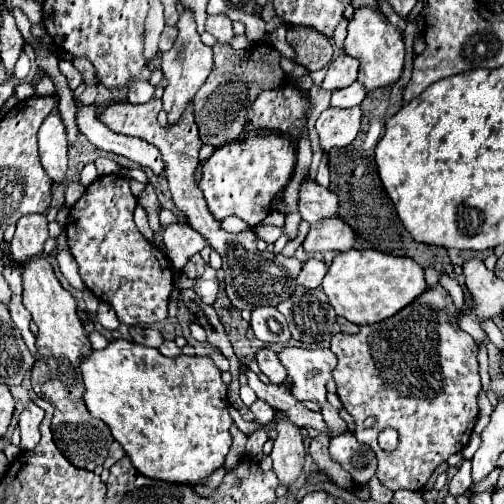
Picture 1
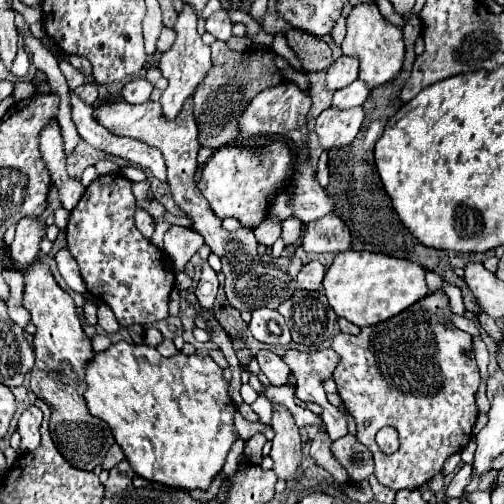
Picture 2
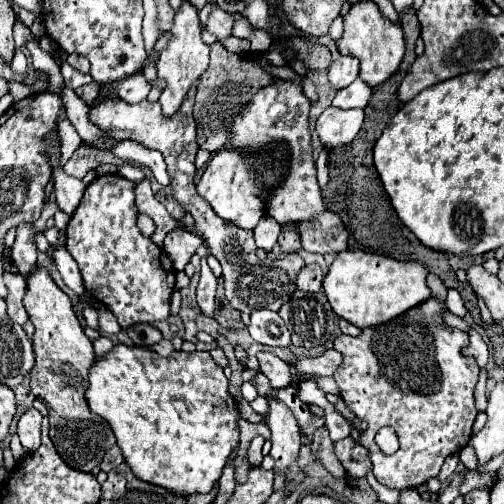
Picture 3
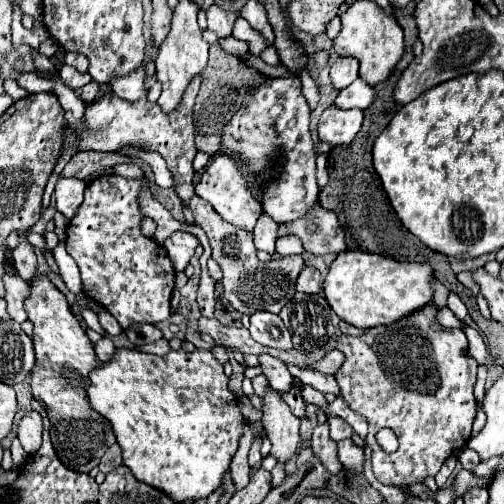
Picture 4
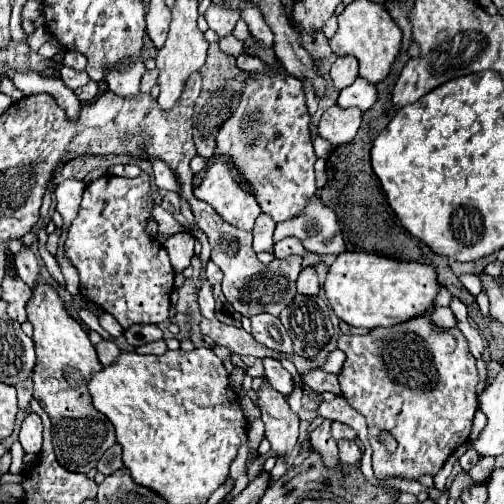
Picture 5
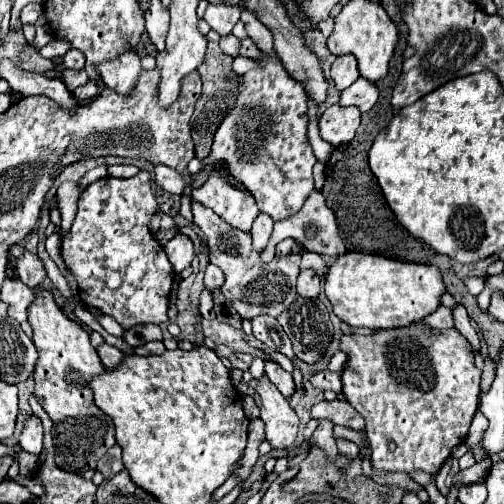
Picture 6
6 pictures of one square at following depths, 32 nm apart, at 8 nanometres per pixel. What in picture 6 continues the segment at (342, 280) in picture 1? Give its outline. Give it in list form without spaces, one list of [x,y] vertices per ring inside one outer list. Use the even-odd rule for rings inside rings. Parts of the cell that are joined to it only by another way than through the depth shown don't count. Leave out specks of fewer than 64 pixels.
[[[346,252],[338,256],[336,262],[328,268],[324,290],[334,308],[334,314],[342,322],[378,330],[396,328],[426,318],[438,308],[440,294],[446,290],[446,286],[442,284],[436,266],[400,262],[366,252]]]

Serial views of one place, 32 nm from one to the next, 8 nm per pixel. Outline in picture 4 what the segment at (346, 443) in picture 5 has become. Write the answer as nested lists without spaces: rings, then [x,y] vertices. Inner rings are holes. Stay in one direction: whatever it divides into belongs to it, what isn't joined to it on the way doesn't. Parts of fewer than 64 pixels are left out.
[[[350,438],[338,442],[338,460],[350,472],[356,472],[356,474],[364,472],[364,460],[366,460],[364,458],[364,448],[356,446]]]

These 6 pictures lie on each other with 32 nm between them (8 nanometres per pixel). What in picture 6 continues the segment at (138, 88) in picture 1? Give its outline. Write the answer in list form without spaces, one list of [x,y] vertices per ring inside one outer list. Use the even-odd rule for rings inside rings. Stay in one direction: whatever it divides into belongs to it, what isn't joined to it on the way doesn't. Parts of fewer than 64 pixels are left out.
[[[126,54],[120,60],[114,60],[112,64],[102,64],[100,72],[102,72],[104,84],[110,90],[114,90],[118,94],[134,92],[134,84],[142,72],[140,56],[138,54]]]

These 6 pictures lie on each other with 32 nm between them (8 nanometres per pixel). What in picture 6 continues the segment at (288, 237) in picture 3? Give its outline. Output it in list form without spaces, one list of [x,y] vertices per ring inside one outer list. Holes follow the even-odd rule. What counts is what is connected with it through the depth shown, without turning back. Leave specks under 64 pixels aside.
[[[286,238],[286,240],[282,240],[278,246],[276,246],[276,256],[288,256],[290,252],[296,252],[296,250],[300,250],[300,242],[296,242],[296,240],[292,240],[292,238]]]

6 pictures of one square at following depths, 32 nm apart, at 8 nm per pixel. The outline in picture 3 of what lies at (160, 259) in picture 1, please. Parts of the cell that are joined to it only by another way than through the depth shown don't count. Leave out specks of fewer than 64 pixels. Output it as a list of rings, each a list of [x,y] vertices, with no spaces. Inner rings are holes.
[[[112,174],[98,176],[84,192],[84,198],[72,214],[66,228],[66,248],[80,266],[86,292],[110,308],[122,328],[132,324],[154,324],[170,316],[170,294],[174,290],[174,270],[162,268],[162,248],[150,238],[144,238],[136,228],[136,204],[134,204],[134,182]]]

